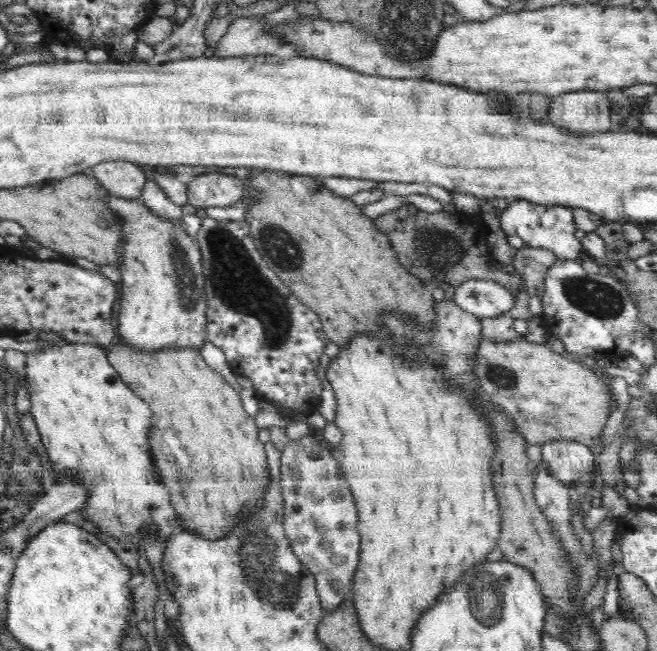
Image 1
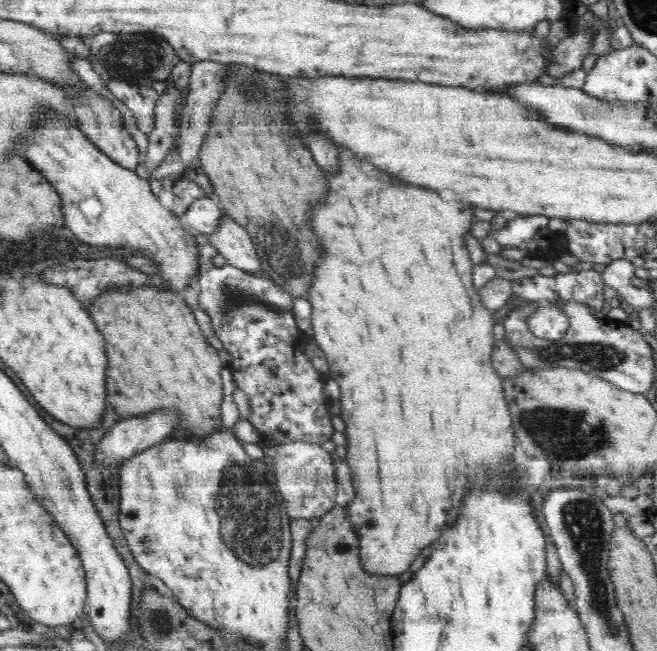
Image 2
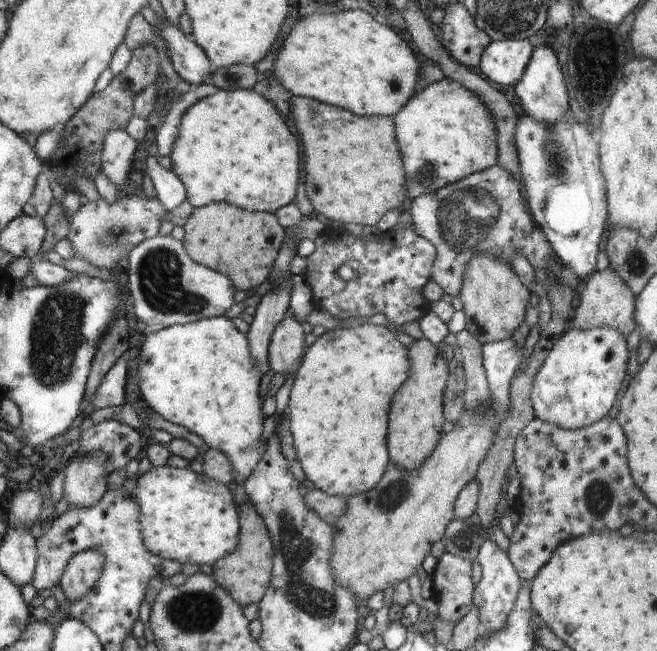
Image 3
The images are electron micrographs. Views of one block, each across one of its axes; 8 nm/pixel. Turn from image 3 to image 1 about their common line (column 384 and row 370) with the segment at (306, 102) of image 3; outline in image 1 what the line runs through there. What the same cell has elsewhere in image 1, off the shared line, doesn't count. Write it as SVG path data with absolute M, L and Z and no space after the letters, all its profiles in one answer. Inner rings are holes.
M117 342L106 352L121 379L152 411L148 444L153 464L183 525L206 539L228 534L240 510L262 504L271 478L255 417L244 411L239 393L206 365L196 348L144 352Z

